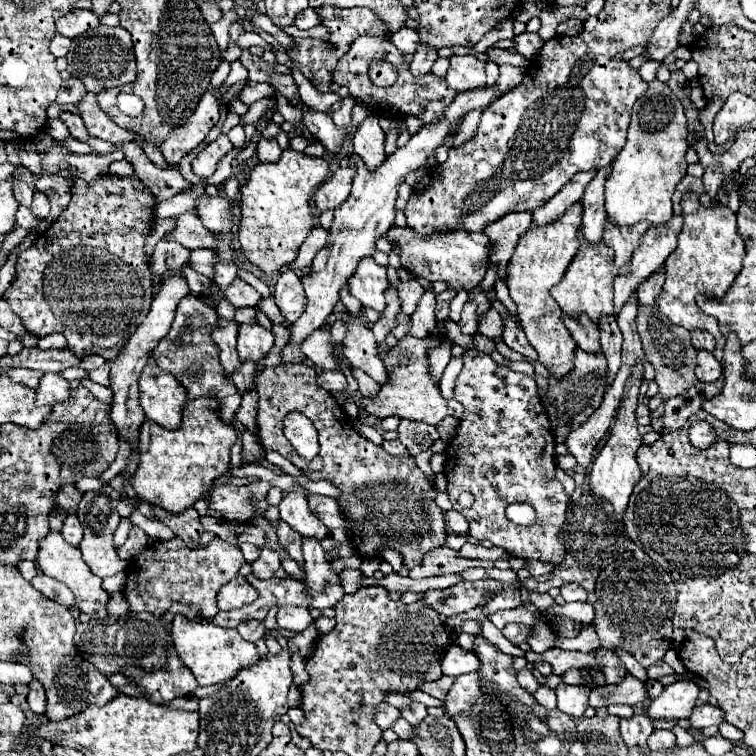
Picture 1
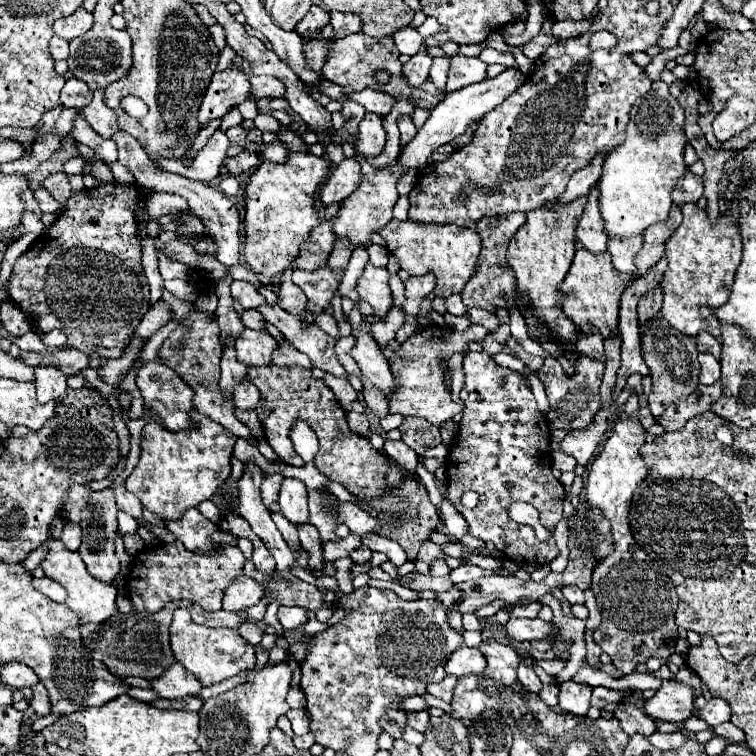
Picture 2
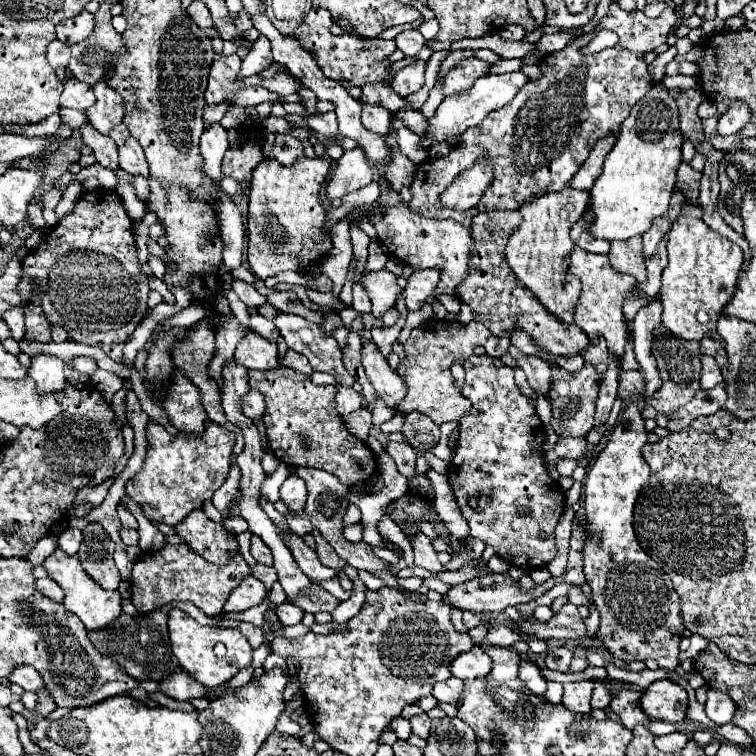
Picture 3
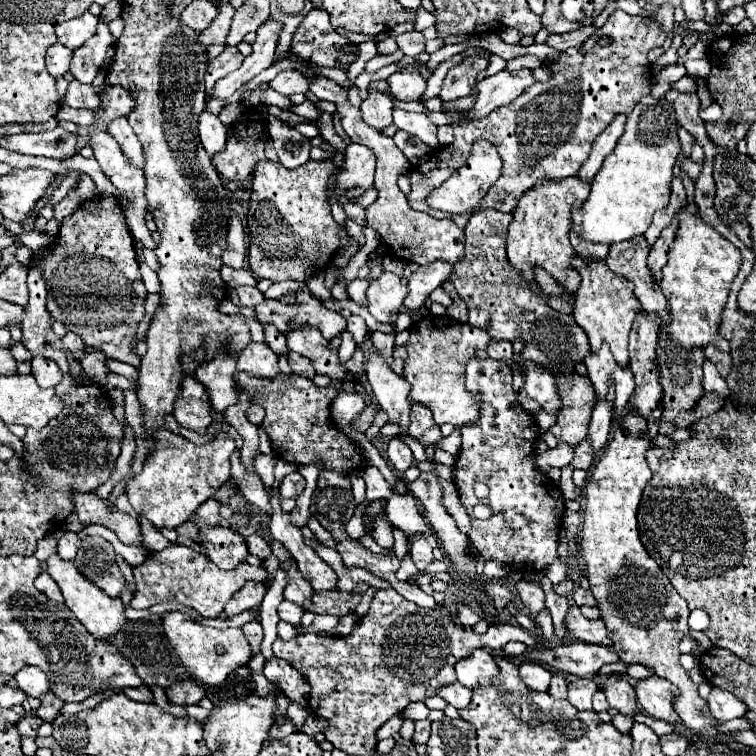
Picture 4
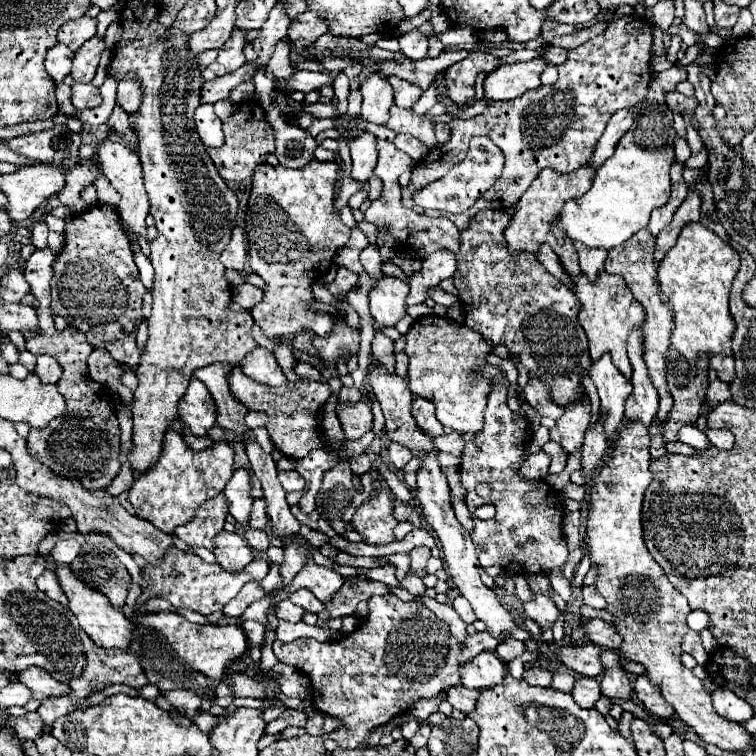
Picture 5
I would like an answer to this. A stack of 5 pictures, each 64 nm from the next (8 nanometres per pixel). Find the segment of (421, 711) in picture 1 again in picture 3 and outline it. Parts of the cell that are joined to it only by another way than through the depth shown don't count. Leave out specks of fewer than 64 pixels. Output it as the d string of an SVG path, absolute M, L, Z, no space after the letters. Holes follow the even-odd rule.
M426 714L414 716L414 718L410 720L410 724L412 724L412 732L414 732L416 736L428 738L428 734L430 734L430 718L428 718Z

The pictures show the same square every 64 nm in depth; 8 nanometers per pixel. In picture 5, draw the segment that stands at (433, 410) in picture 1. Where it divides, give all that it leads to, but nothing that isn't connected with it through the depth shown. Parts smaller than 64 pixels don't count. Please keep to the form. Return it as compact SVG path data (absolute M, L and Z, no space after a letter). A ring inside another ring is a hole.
M422 316L418 318L410 332L406 334L406 354L410 358L410 366L408 366L408 384L410 384L410 392L414 396L422 396L426 400L432 400L436 404L436 418L440 420L442 426L452 428L458 434L474 434L482 430L482 414L488 402L488 394L492 390L492 380L476 380L472 382L472 372L484 368L484 364L488 364L486 356L490 354L490 344L480 340L480 336L476 336L476 332L472 332L468 326L458 324L450 318L442 318L442 316Z

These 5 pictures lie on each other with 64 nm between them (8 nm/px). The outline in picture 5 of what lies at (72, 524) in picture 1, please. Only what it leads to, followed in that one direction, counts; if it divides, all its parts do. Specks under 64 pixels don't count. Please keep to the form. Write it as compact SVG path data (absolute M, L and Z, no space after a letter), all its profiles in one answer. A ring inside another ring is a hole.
M66 538L66 540L60 540L56 542L54 550L52 550L52 558L56 564L70 564L80 552L80 544L72 538Z

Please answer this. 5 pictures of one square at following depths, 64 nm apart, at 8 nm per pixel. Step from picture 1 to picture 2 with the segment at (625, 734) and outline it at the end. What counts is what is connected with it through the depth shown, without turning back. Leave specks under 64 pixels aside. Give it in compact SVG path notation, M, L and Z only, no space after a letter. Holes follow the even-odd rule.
M624 698L624 700L616 702L614 718L620 722L622 730L628 732L630 736L636 732L640 732L644 736L650 736L656 732L656 722L652 718L648 718L644 714L644 710L640 710L640 706L632 698Z

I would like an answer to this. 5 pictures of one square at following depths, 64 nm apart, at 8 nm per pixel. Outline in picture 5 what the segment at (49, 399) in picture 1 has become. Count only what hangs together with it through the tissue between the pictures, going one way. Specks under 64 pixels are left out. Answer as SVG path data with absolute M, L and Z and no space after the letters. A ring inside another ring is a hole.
M48 354L38 356L36 370L34 374L44 382L44 384L56 384L62 378L62 366Z

